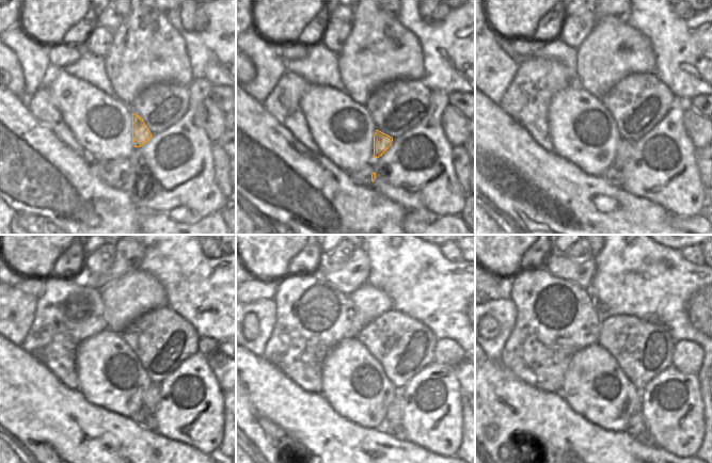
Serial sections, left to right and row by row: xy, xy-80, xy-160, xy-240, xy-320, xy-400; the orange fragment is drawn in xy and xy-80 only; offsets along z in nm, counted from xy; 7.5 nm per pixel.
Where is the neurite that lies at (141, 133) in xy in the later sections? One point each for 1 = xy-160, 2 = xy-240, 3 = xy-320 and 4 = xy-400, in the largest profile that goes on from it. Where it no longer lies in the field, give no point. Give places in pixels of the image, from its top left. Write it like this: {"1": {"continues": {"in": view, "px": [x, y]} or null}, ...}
{"1": {"continues": {"in": "xy-160", "px": [625, 150]}}, "2": {"continues": {"in": "xy-240", "px": [144, 418]}}, "3": {"continues": {"in": "xy-320", "px": [392, 425]}}, "4": {"continues": {"in": "xy-400", "px": [636, 429]}}}

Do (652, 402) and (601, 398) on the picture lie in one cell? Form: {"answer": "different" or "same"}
{"answer": "different"}

